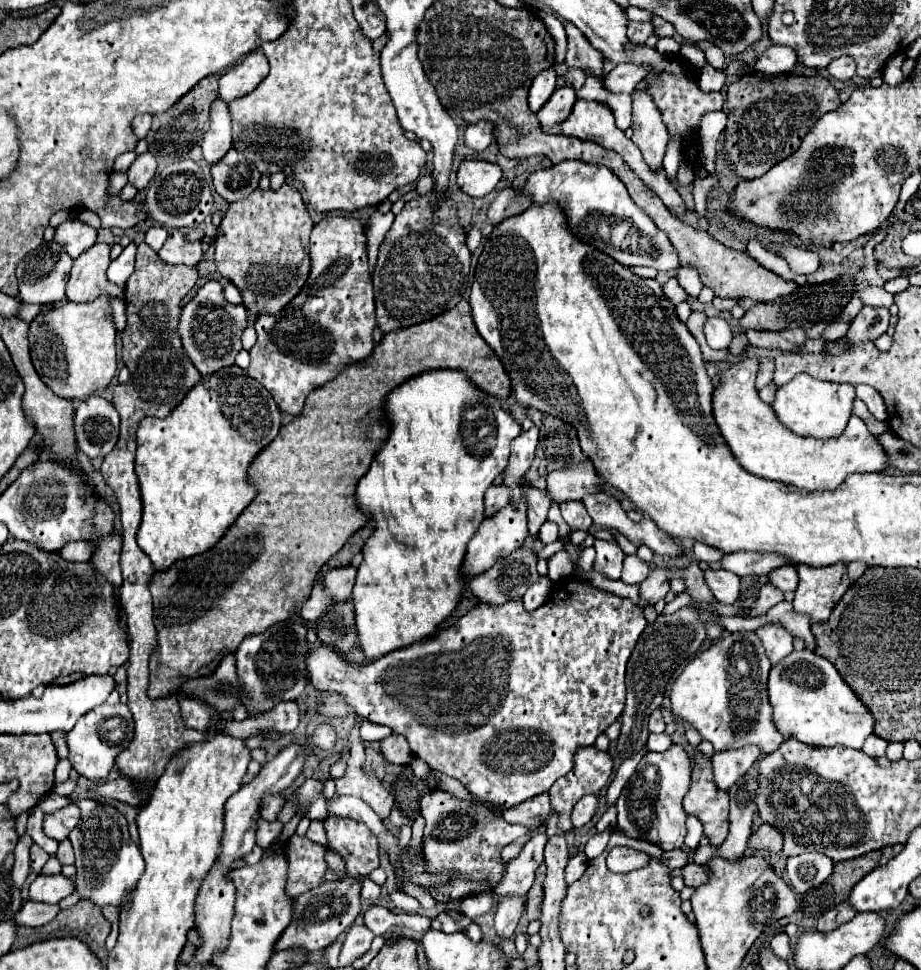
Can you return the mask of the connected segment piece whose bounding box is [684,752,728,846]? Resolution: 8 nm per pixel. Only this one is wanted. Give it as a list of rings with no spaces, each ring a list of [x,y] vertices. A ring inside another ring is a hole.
[[[696,752],[696,764],[692,768],[692,784],[684,796],[686,814],[694,814],[702,826],[710,844],[724,842],[728,834],[728,794],[720,794],[712,782],[712,764],[700,752]]]

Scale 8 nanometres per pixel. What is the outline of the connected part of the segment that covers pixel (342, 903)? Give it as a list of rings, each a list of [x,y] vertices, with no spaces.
[[[348,878],[346,882],[342,880],[328,882],[326,886],[310,890],[308,894],[302,894],[292,900],[292,920],[276,940],[274,952],[292,948],[300,948],[304,952],[318,952],[332,940],[336,940],[354,922],[358,914],[360,914],[360,886],[354,878]]]

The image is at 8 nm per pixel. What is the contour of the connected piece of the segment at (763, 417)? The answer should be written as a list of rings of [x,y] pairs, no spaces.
[[[758,358],[732,362],[724,372],[712,394],[714,422],[734,454],[736,462],[750,474],[792,484],[804,490],[836,490],[840,482],[852,472],[882,472],[888,466],[888,458],[876,438],[868,432],[866,422],[852,416],[838,438],[804,438],[792,434],[786,426],[776,422],[772,408],[760,400],[754,386],[758,372]]]

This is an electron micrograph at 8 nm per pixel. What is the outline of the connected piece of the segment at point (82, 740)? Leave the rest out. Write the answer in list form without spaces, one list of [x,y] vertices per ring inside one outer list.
[[[100,704],[96,710],[90,710],[76,722],[76,726],[68,732],[68,748],[70,756],[68,760],[78,770],[80,776],[102,780],[108,776],[108,772],[114,766],[114,758],[120,750],[124,750],[132,740],[132,714],[126,704]]]

